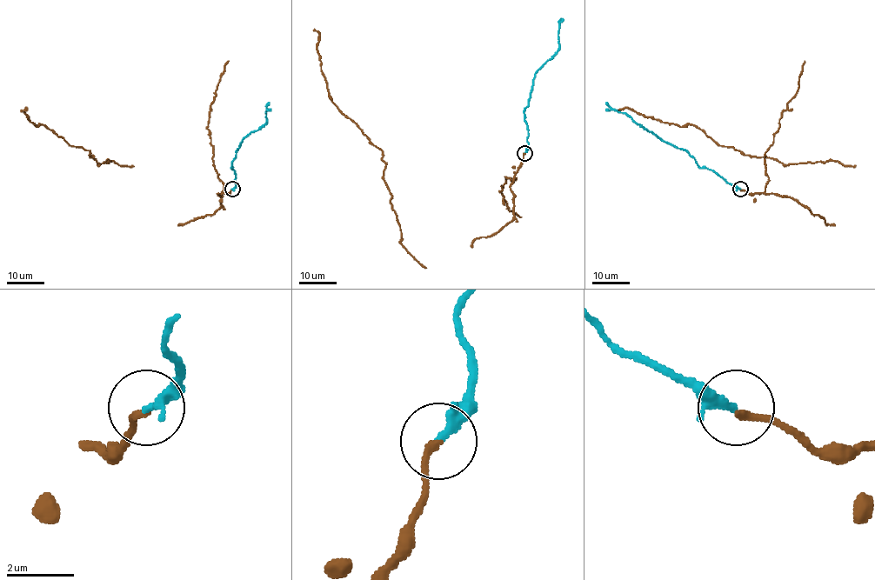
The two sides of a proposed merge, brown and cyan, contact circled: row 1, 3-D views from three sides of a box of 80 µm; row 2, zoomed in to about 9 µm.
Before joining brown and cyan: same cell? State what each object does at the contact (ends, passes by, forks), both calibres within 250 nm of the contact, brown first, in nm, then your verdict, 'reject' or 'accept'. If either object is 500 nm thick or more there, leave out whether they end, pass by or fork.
brown ends; cyan passes by; calibres 200 and 180 nm; accept

